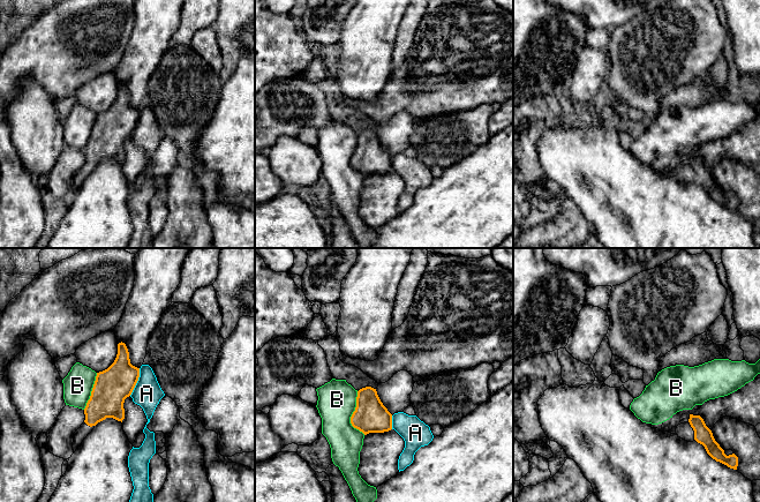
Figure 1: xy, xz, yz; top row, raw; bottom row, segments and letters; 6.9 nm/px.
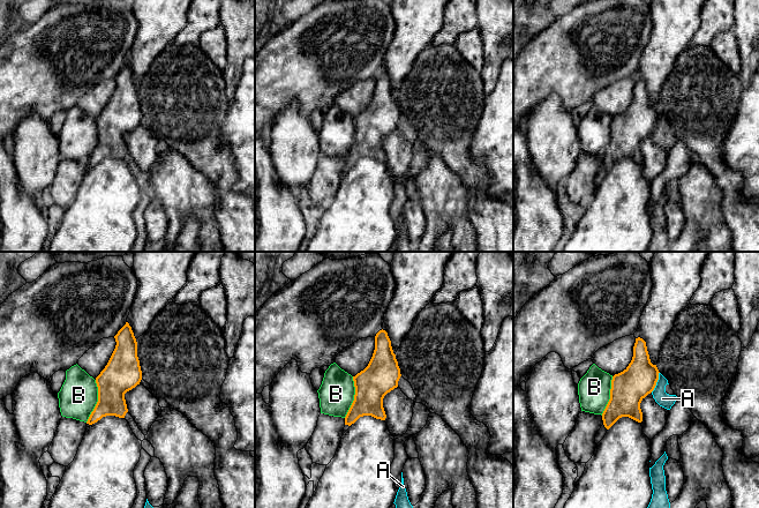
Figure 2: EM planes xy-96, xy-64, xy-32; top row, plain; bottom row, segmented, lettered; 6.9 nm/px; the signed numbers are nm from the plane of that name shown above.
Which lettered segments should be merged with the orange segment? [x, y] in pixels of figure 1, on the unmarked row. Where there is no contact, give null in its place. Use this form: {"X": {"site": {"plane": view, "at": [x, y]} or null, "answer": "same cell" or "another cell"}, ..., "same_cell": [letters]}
{"A": {"site": {"plane": "xy", "at": [136, 124]}, "answer": "another cell"}, "B": {"site": {"plane": "xz", "at": [352, 156]}, "answer": "another cell"}, "same_cell": []}

